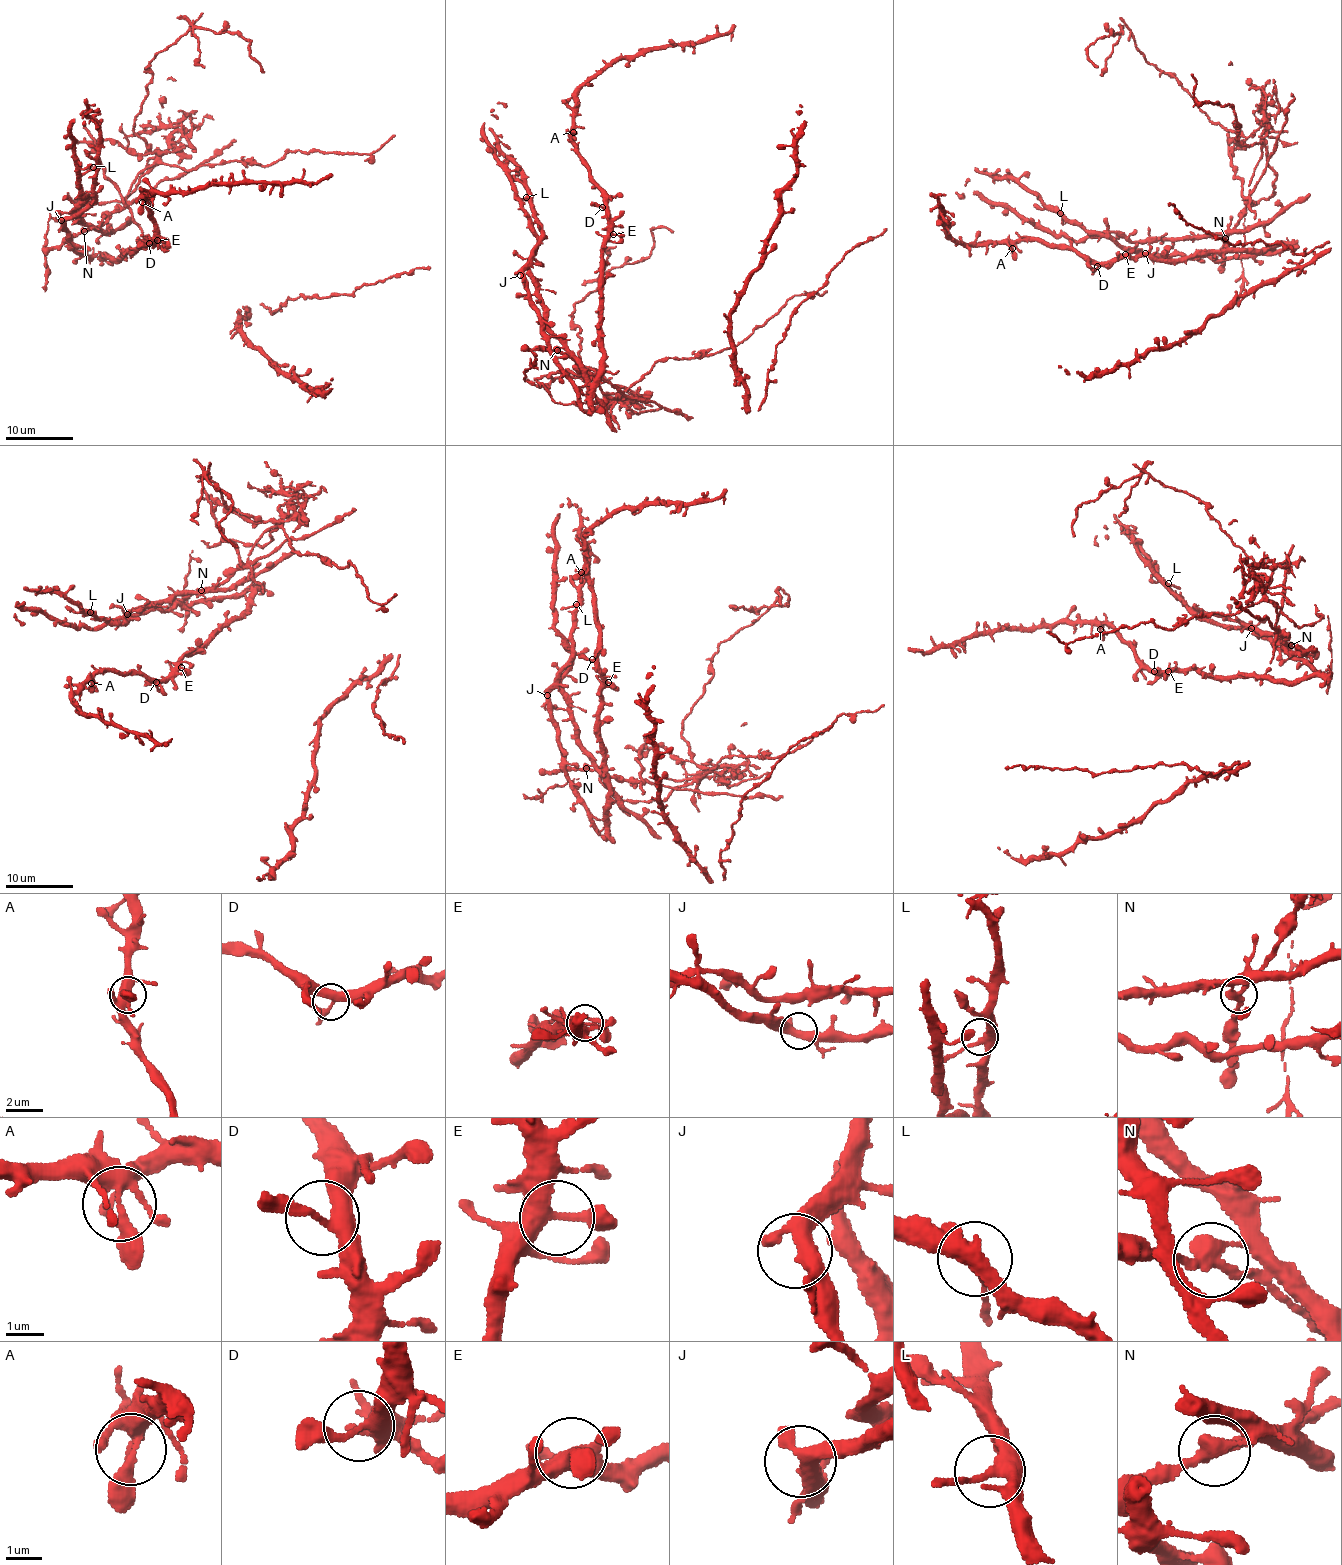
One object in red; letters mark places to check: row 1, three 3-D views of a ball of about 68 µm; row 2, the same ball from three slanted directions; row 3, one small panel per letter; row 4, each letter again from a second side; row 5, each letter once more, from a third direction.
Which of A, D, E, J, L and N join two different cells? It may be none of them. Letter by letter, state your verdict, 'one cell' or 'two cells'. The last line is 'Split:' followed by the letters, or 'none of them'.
A: one cell
D: one cell
E: one cell
J: one cell
L: one cell
N: two cells
Split: N

